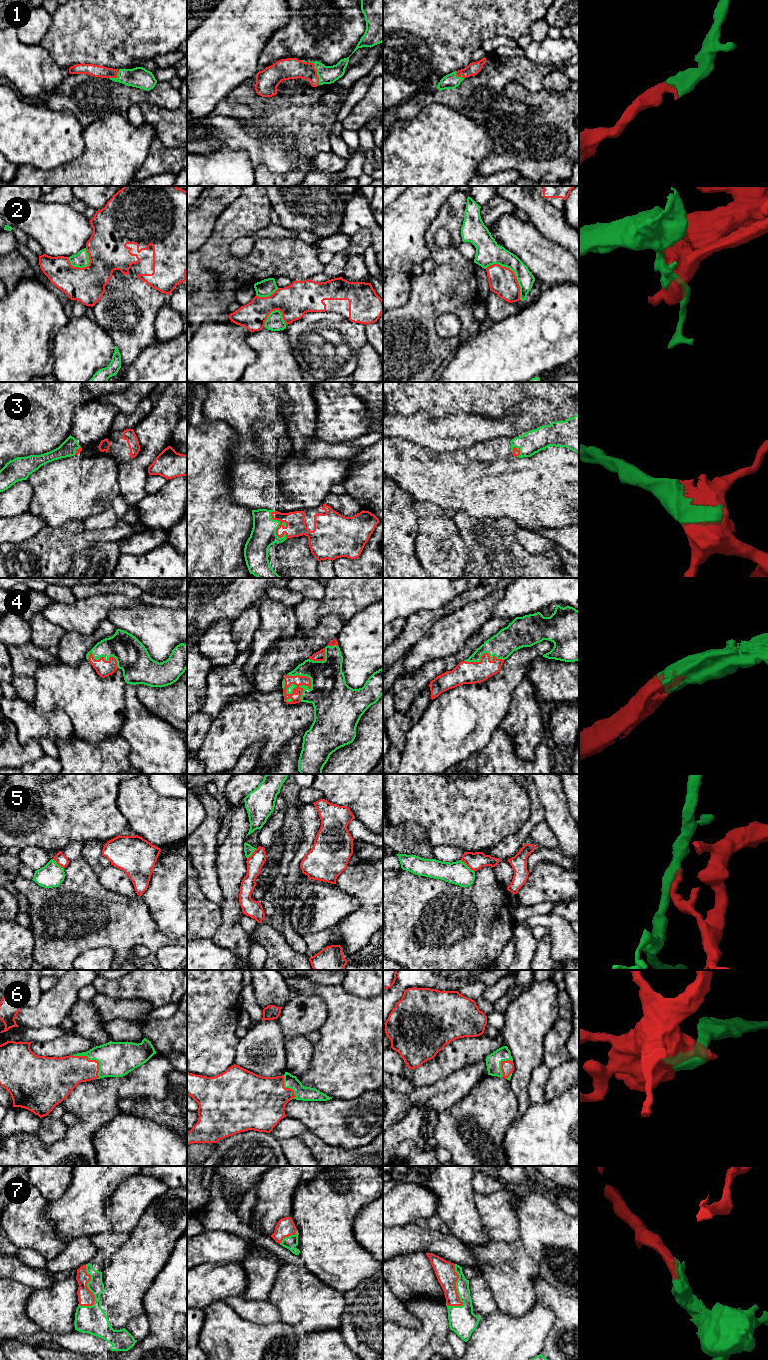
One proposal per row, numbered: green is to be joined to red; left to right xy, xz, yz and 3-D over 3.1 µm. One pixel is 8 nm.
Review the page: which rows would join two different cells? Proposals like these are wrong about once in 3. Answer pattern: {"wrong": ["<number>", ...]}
{"wrong": ["2", "5"]}

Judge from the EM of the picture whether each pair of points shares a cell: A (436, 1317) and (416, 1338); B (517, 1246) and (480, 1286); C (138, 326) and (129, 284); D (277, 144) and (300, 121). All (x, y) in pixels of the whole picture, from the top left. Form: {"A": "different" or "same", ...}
{"A": "same", "B": "different", "C": "same", "D": "different"}

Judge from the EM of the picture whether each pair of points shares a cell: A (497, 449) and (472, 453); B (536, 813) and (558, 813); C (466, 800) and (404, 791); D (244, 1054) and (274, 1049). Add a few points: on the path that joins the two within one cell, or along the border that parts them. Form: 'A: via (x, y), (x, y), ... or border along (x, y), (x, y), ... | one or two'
A: via (491, 451), (478, 453) | one
B: border along (536, 791), (545, 819) | two
C: via (451, 794), (419, 794) | one
D: via (251, 1054), (267, 1049) | one

